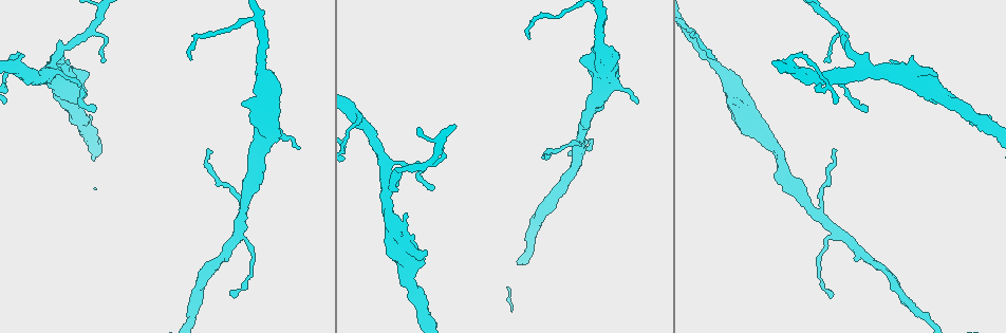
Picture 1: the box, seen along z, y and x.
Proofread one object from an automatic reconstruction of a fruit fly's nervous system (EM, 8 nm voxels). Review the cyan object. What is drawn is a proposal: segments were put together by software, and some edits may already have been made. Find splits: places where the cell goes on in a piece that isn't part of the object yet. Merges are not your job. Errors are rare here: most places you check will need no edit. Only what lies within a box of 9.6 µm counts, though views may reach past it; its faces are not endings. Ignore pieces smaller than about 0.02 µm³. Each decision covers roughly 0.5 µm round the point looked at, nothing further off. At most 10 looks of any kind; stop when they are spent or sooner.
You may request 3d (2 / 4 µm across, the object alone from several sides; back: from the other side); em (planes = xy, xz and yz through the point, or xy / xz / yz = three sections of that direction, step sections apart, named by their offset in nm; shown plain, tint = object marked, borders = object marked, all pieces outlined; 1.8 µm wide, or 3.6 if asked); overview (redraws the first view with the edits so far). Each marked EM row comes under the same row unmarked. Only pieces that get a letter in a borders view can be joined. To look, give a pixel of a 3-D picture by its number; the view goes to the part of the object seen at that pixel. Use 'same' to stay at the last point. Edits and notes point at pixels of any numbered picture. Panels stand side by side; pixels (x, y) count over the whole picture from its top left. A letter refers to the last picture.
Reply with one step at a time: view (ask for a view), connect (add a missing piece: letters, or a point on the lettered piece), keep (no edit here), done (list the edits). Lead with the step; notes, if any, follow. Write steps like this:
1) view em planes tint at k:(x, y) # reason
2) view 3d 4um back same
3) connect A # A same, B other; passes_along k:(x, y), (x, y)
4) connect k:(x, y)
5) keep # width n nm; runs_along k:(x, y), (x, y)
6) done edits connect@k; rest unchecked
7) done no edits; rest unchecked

view em planes borders at 1:(384, 194) # branch point

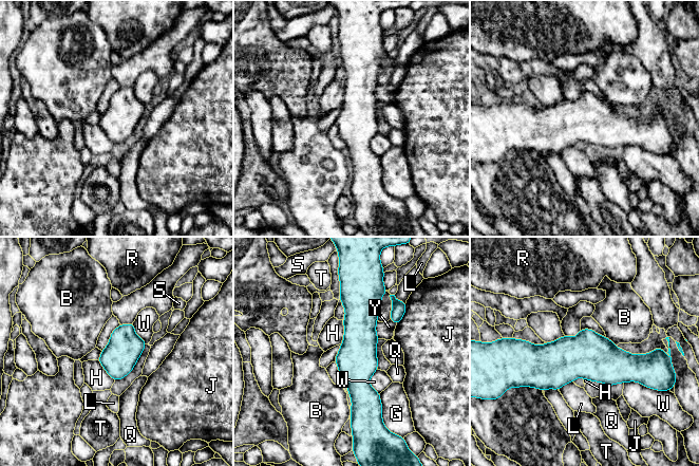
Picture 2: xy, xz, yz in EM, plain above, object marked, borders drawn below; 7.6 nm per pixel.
keep # B other, G other, H other, J other, L other, Q other, R other, S other, T other, W other, Y other; border 2:(343, 320), (343, 340), (340, 343); no lettered piece goes on from it

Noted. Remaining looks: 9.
view em xz step 4 tint at 1:(88, 74) # an open end

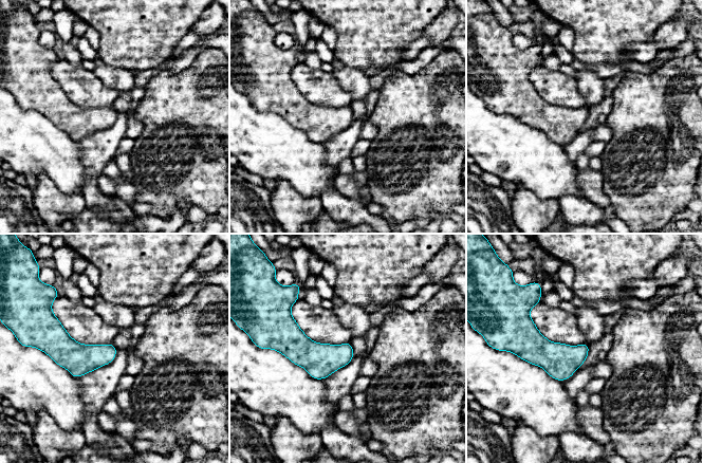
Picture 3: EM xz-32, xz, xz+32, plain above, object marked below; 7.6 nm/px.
view em planes borders same # cut it another way

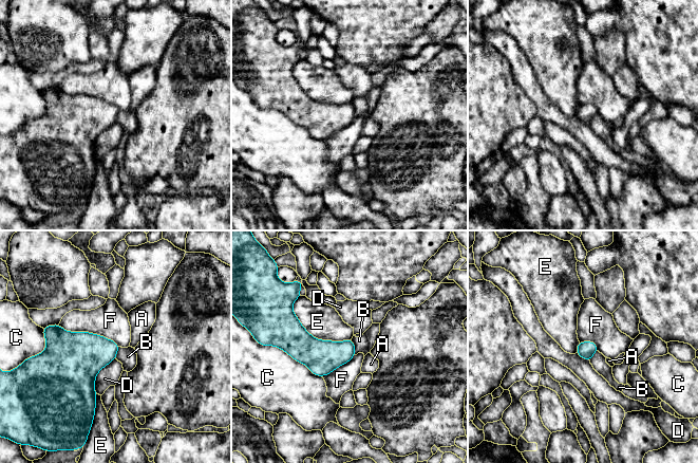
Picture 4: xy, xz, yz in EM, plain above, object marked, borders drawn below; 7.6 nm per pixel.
keep # A other, B other, C other, D other, E other, F other; border 4:(351, 339), (354, 345), (355, 354); no lettered piece goes on from it

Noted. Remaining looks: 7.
view em planes borders at 1:(210, 151) # an open end

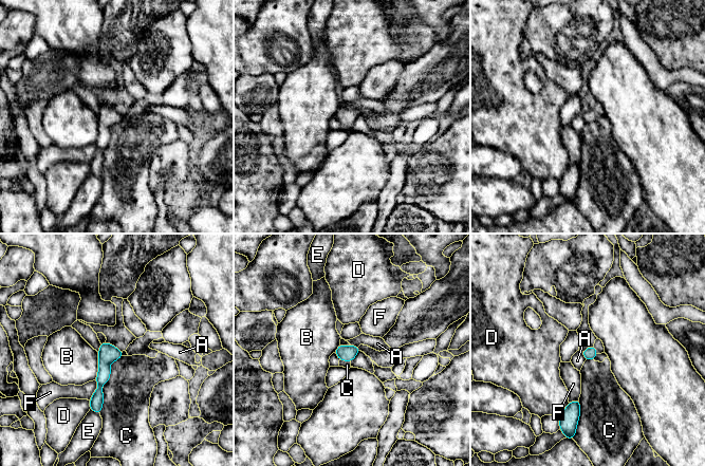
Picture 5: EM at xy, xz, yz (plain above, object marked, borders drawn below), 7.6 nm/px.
keep # A other, B other, C other, D other, E other, F other; runs_along 5:(107, 346), (98, 410); none of them fits

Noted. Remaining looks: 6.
view 3d 4um at 1:(298, 147) # tapers out

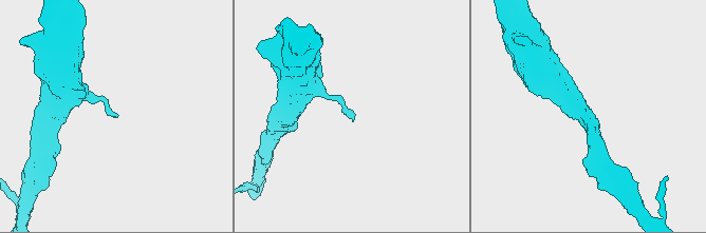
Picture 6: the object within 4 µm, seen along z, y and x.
view em planes borders at 6:(116, 114)

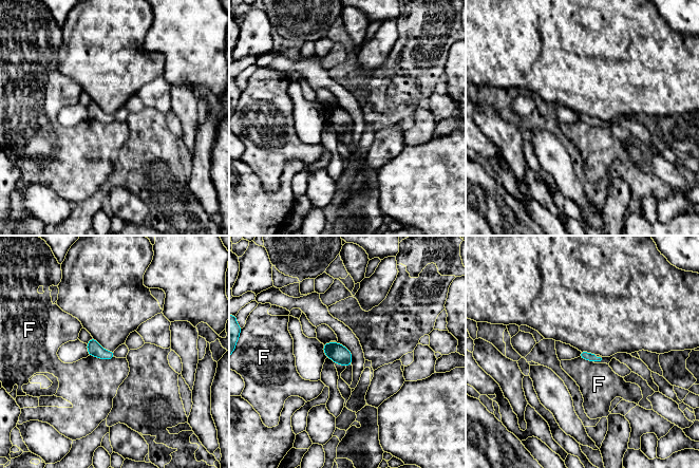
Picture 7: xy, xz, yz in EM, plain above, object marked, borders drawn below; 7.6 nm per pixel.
keep # F other; border 7:(89, 355), (105, 359), (115, 357); none of them fits

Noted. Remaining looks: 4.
done no edits; rest unchecked

